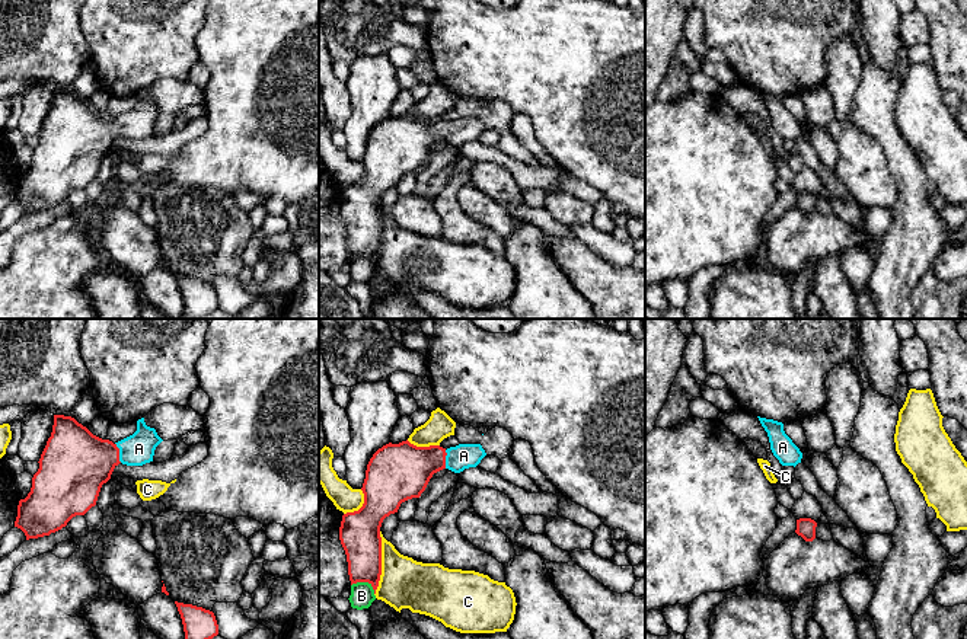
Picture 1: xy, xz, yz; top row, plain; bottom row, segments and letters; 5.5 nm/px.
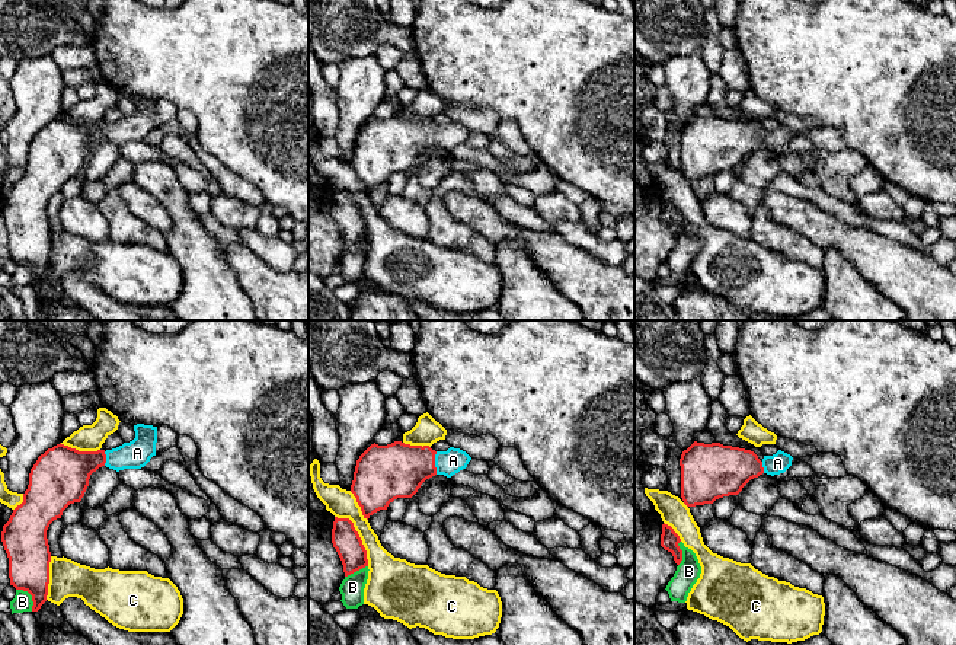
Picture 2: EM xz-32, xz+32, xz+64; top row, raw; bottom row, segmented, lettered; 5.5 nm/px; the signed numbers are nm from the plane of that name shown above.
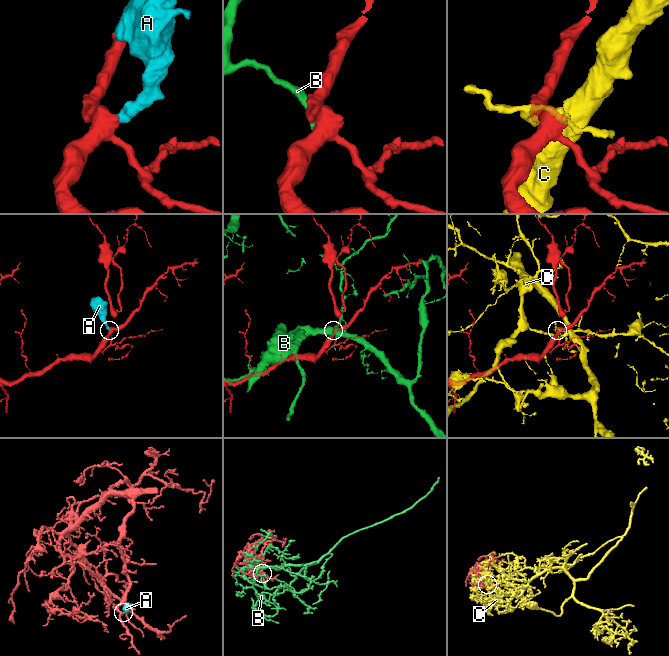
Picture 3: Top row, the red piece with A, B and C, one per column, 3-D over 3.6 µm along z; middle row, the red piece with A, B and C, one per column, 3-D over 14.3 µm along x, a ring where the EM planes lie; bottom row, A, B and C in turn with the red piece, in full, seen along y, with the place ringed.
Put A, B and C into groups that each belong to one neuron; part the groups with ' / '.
A / B / C

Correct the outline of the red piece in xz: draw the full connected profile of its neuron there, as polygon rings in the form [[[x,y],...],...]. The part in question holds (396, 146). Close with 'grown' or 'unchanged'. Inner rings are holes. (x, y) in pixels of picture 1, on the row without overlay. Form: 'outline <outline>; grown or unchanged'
outline [[[408,114],[399,118],[386,118],[370,132],[363,157],[364,178],[358,185],[342,189],[339,214],[347,229],[351,259],[368,256],[376,268],[382,249],[380,201],[386,191],[398,186],[402,176],[419,172],[434,147],[449,143],[460,147],[476,141],[486,130],[481,118],[459,118],[443,122],[440,119],[417,121]]]; grown

